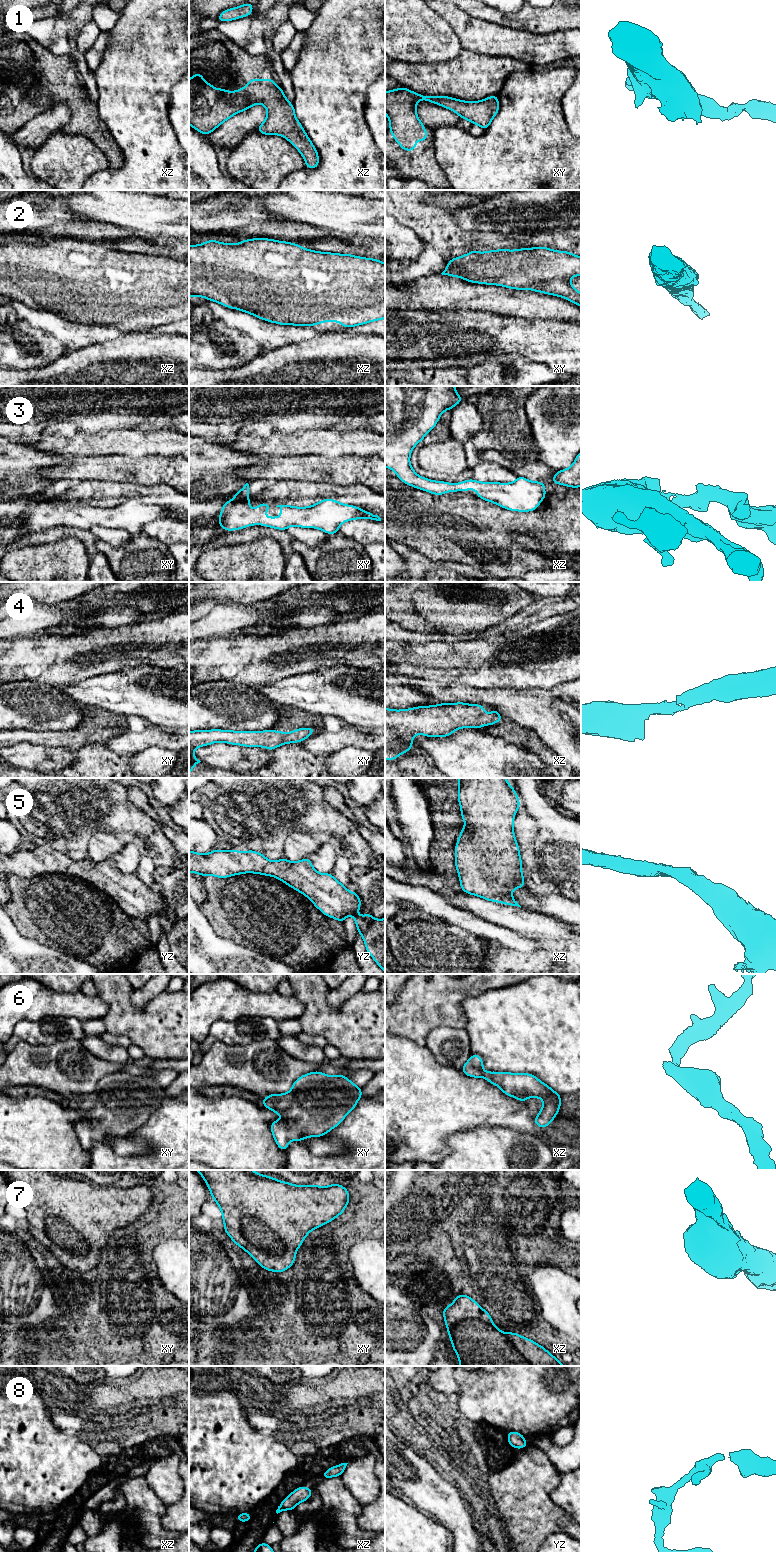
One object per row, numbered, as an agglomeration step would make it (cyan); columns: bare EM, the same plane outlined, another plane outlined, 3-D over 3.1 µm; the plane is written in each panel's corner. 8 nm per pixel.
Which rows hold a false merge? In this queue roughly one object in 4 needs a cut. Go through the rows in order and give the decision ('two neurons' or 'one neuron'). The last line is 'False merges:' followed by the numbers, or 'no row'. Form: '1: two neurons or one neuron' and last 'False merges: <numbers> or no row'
1: one neuron
2: one neuron
3: one neuron
4: one neuron
5: one neuron
6: one neuron
7: one neuron
8: one neuron
False merges: no row

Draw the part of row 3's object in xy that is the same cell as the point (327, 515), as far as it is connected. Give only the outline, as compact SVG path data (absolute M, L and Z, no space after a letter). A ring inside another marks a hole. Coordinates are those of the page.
M248 483L240 491L228 497L238 499L225 501L219 514L219 526L227 531L259 524L279 530L287 530L290 526L316 528L332 535L339 532L342 523L349 520L368 518L381 521L378 515L369 511L328 498L308 507L277 505L276 507L281 509L280 517L263 517L262 515L271 508L271 505L259 503L258 507L251 512Z

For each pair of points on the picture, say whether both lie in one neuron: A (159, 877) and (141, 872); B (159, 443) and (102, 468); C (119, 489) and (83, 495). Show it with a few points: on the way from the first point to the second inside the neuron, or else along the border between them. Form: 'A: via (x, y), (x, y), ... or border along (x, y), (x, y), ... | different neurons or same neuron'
A: border along (156, 867), (154, 881) | different neurons
B: border along (105, 454), (125, 454), (133, 457), (151, 455) | different neurons
C: via (110, 492), (92, 492) | same neuron

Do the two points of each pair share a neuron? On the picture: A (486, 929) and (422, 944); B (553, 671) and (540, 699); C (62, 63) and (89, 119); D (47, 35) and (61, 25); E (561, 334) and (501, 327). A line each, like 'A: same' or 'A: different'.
A: different
B: different
C: same
D: different
E: same

